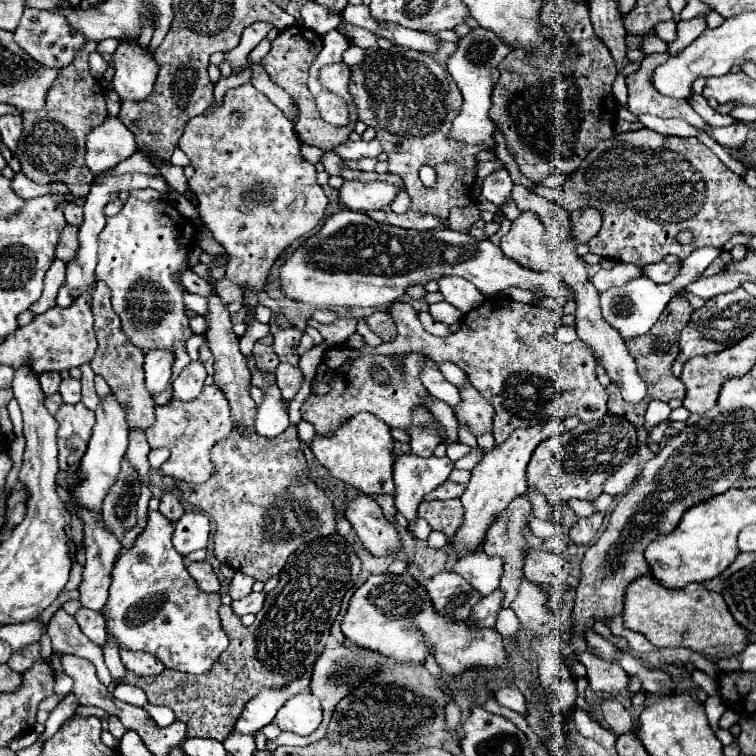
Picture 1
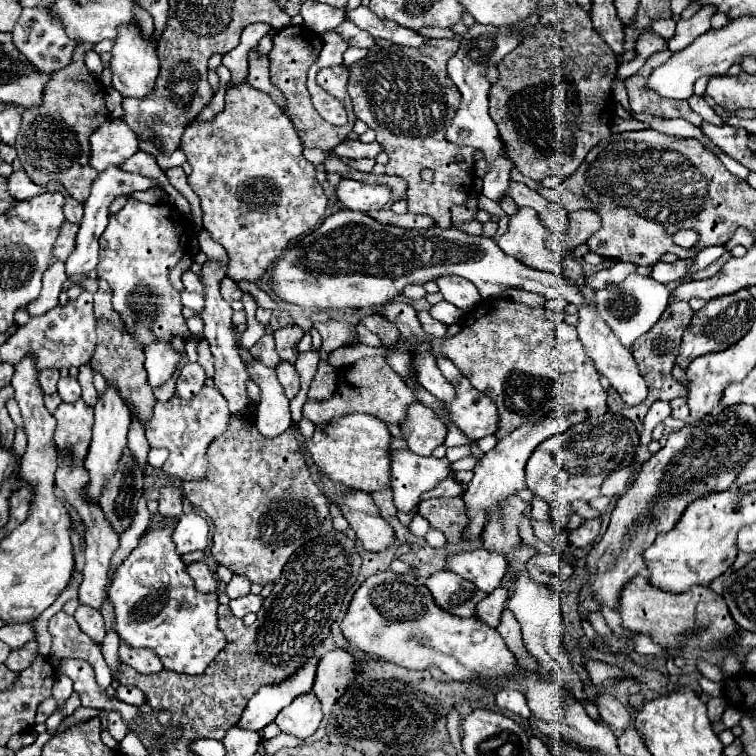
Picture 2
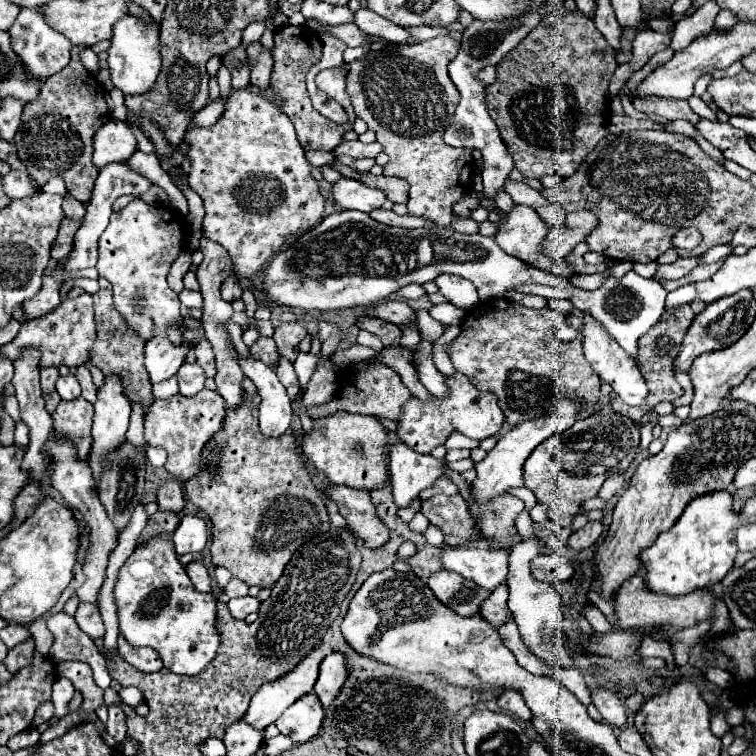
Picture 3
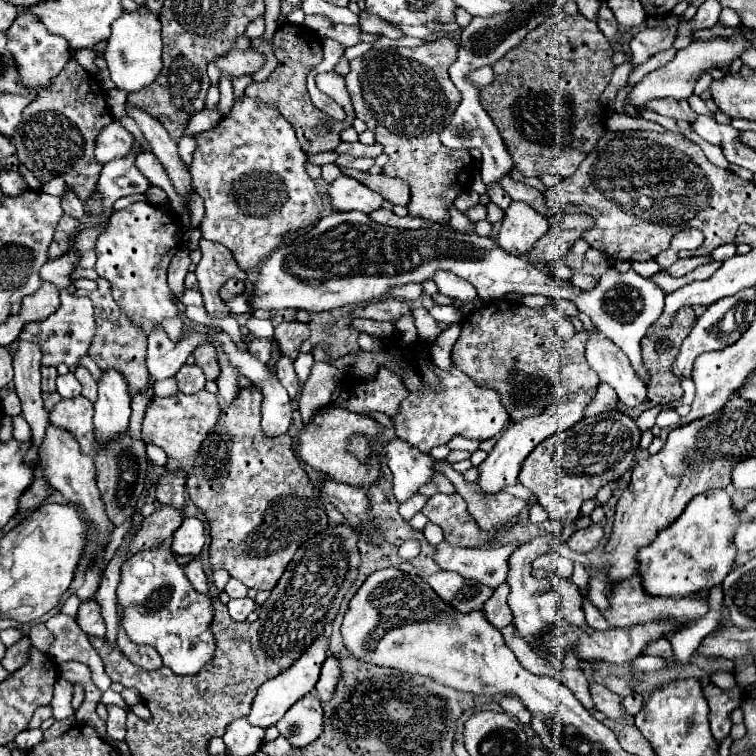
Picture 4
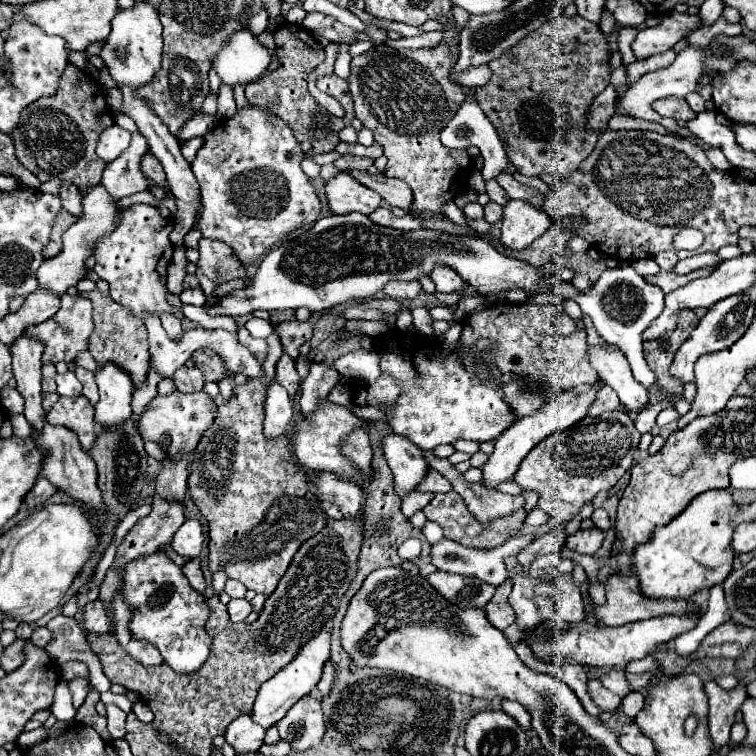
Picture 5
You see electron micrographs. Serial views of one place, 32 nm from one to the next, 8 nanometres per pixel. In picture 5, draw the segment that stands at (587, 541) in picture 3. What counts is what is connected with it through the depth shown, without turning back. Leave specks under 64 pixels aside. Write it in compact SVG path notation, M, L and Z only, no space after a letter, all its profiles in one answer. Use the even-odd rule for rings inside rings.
M594 526L590 530L578 530L576 534L568 536L566 546L580 554L594 554L600 548L602 540L604 540L604 532Z

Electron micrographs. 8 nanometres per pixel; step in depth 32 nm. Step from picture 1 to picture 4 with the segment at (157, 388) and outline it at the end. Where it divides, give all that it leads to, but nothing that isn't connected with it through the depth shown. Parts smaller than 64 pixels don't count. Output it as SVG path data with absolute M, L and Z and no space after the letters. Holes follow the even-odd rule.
M154 326L152 334L148 336L148 356L146 356L146 366L150 376L158 382L164 378L174 376L180 366L186 362L188 354L200 346L202 342L210 342L206 332L192 332L184 336L178 344L174 344L160 326Z

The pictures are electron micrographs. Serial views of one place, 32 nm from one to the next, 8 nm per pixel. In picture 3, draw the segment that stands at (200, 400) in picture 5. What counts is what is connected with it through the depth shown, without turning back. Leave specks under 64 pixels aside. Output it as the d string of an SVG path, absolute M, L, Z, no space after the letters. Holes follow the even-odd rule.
M210 388L200 390L200 394L192 398L176 394L168 400L156 400L144 418L144 438L150 446L160 446L168 452L168 460L164 464L168 474L176 476L178 480L188 480L202 474L202 450L206 448L208 440L224 428L226 412L228 406L224 398L220 398L220 394Z

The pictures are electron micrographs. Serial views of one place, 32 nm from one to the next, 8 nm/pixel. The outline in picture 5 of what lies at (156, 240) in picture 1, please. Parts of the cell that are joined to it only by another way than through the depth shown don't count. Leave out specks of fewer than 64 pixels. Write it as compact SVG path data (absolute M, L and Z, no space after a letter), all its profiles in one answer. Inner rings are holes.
M134 204L120 214L120 222L110 236L104 236L96 244L96 266L98 278L110 284L110 296L124 308L132 312L134 318L146 320L146 316L174 314L174 306L168 304L166 288L166 268L174 254L174 244L170 232L174 230L174 220L164 218L158 208L148 204Z

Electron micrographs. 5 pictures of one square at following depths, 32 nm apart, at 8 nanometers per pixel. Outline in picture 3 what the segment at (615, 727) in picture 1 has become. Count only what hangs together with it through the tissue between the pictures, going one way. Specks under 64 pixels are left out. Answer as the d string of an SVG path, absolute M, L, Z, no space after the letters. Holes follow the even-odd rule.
M598 686L592 690L592 702L600 710L604 722L612 724L614 728L626 726L628 712L616 694L612 694L610 690L600 690L600 686Z

